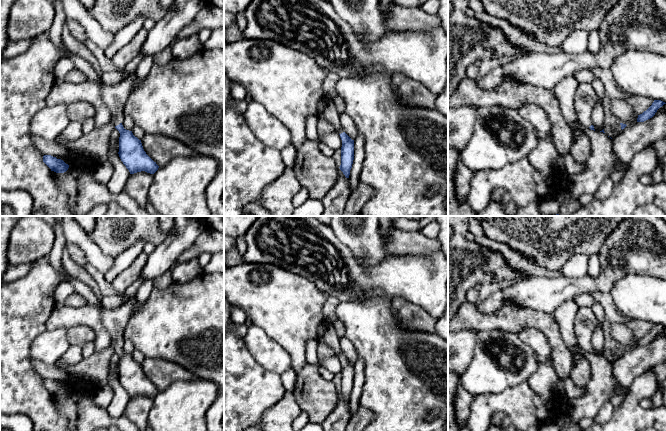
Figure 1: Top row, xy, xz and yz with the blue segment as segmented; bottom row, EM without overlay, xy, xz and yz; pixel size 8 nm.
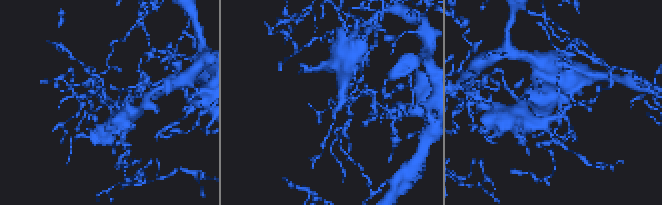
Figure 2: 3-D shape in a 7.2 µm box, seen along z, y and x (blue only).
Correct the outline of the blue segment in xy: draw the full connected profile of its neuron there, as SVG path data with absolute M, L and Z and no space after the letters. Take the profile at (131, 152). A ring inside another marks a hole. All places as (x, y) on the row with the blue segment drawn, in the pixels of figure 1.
M66 48L63 58L70 59L75 69L81 71L86 76L86 80L99 84L100 94L103 102L108 106L112 116L115 117L115 128L119 131L119 157L130 174L145 171L154 174L159 166L144 151L141 140L135 137L132 131L126 130L122 121L124 119L125 103L133 91L135 73L116 84L106 85L101 82L101 78L85 59L73 54Z

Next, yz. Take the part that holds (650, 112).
M654 100L652 105L646 111L644 111L642 114L638 115L637 122L644 122L644 121L652 118L655 115L655 113L657 112L657 110L660 107L662 107L664 104L666 104L666 103L661 100Z

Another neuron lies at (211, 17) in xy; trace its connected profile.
M206 4L196 14L192 22L180 30L177 39L197 35L204 28L211 31L224 28L224 8Z

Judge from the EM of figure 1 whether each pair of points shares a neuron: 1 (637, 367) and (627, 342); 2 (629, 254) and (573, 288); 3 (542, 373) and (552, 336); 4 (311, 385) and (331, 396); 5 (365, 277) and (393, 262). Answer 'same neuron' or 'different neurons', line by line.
1: different neurons
2: same neuron
3: different neurons
4: same neuron
5: same neuron

